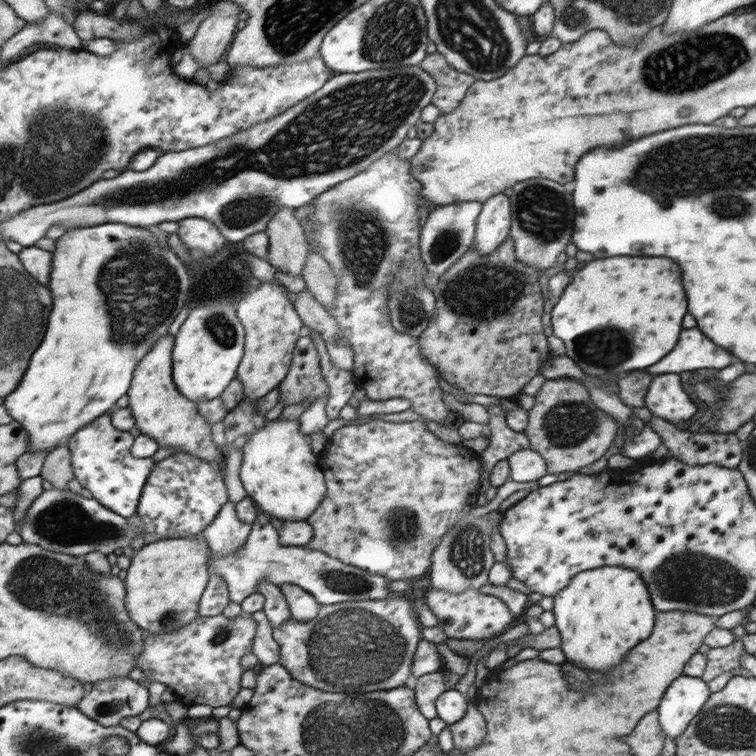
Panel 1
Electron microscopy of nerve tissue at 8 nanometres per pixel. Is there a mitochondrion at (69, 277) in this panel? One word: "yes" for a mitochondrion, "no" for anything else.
no

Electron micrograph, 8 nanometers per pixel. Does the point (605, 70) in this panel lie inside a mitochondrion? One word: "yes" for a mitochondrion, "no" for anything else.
no

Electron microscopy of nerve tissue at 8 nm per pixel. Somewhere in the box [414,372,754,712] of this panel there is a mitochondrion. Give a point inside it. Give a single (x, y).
(690, 578)

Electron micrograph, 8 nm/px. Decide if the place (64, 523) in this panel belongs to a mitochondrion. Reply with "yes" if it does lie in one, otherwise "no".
yes

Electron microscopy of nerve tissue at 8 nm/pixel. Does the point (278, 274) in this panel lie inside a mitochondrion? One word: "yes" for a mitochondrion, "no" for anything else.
no

